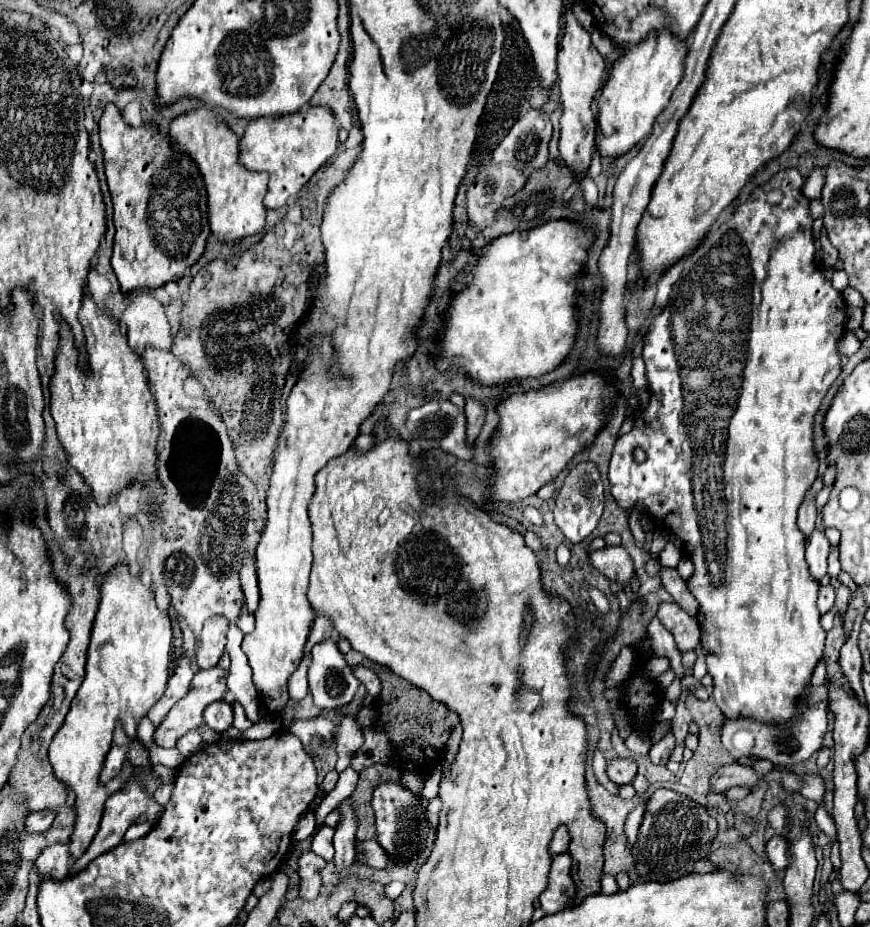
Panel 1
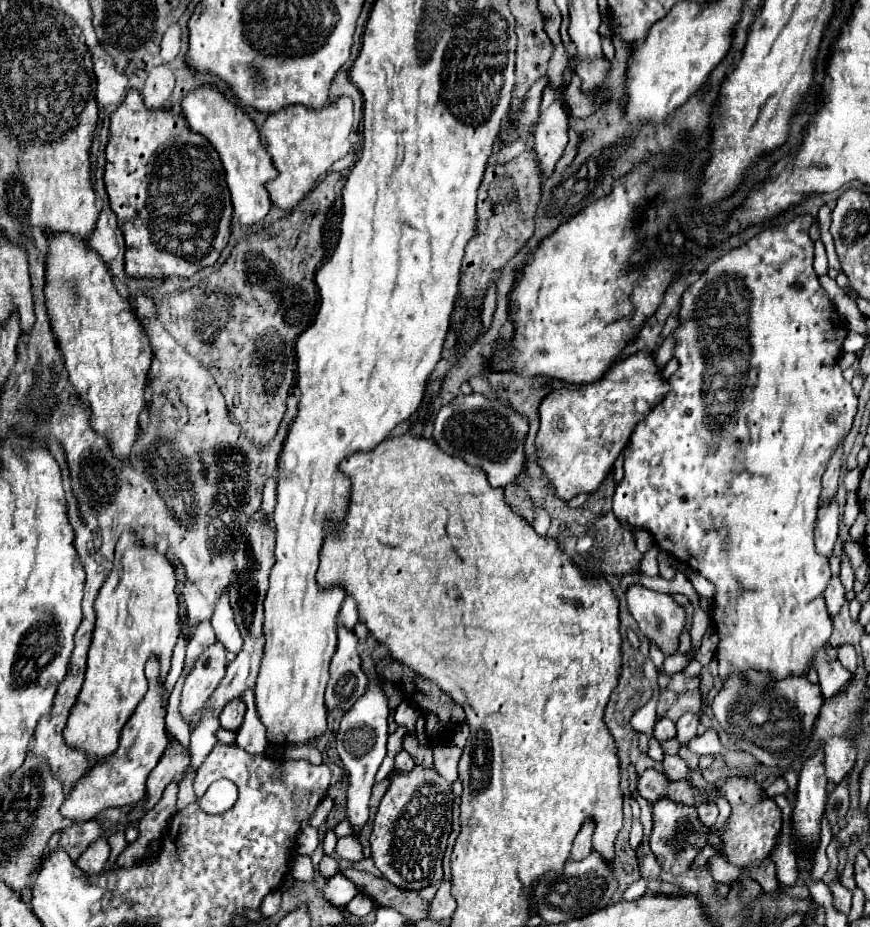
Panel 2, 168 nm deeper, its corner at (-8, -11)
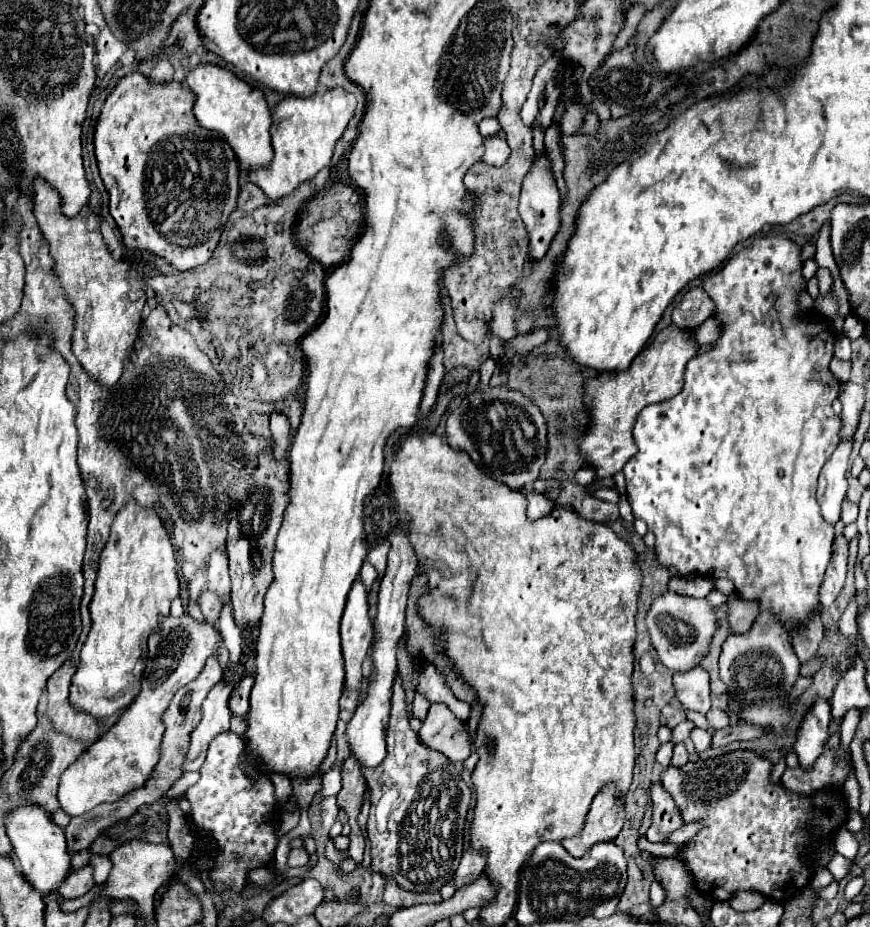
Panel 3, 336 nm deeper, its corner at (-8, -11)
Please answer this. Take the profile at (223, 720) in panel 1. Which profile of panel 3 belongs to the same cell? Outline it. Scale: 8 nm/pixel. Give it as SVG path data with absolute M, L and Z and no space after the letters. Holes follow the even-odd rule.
M244 674L240 682L234 686L230 696L230 710L234 716L246 716L248 714L248 698L254 684L254 674Z

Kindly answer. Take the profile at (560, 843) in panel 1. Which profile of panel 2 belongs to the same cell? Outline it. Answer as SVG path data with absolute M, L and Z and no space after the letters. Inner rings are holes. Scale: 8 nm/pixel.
M590 820L584 822L572 844L572 854L570 854L572 860L582 860L592 852L592 832L594 832L594 824Z

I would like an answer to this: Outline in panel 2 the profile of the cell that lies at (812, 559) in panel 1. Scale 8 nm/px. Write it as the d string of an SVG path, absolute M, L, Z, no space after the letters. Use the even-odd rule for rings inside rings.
M836 498L826 506L818 510L818 520L814 528L814 538L816 538L816 550L820 556L828 558L834 552L834 544L838 538L838 524L840 524L840 510L836 504Z

